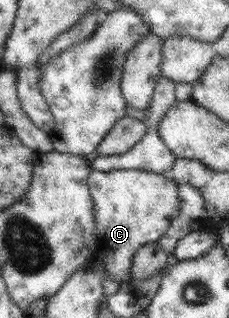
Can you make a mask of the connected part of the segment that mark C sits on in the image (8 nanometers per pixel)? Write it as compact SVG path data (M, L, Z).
M97 168L90 169L87 180L90 196L94 201L94 215L96 215L96 250L92 266L103 264L108 279L122 284L131 276L132 257L136 250L148 242L160 240L170 226L171 219L180 212L177 182L164 175L142 170L110 170L104 172Z

